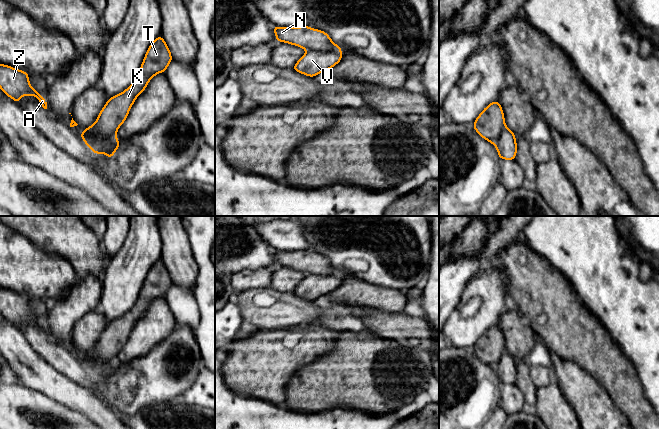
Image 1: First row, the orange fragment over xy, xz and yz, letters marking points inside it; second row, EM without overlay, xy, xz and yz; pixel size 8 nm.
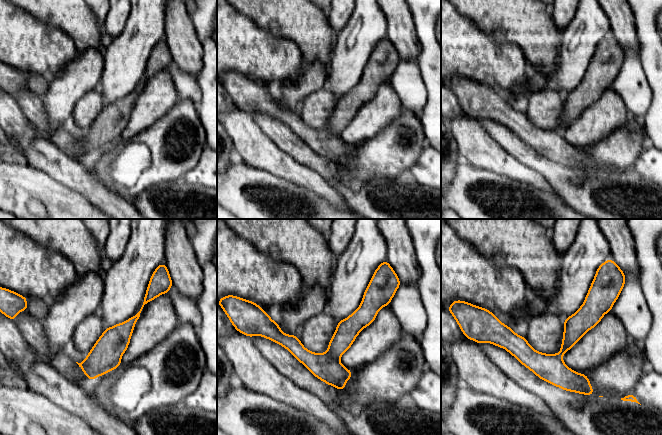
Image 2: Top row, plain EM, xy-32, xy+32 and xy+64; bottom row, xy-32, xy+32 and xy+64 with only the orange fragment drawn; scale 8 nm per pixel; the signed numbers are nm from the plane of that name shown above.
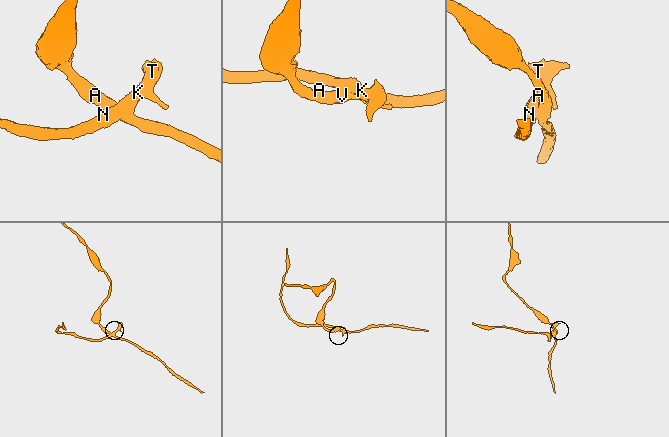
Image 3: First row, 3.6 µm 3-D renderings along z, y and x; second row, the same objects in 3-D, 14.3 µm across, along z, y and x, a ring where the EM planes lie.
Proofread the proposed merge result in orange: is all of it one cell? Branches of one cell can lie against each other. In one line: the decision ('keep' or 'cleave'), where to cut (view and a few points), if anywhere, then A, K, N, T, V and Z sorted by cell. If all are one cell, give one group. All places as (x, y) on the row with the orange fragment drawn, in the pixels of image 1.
cleave; cut in xz along (340, 49), (332, 51), (307, 51); A V Z / K N T

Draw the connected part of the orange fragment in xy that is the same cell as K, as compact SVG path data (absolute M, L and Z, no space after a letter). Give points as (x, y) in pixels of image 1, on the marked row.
M158 36L149 46L135 81L122 93L108 99L94 124L88 127L89 132L101 140L115 138L136 98L156 74L166 71L172 60L165 40Z

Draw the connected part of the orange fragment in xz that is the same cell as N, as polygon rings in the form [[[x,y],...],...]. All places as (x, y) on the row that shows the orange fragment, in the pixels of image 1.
[[[309,26],[300,27],[273,27],[278,42],[289,43],[305,50],[313,51],[338,51],[341,50],[330,36],[323,30],[317,30]]]

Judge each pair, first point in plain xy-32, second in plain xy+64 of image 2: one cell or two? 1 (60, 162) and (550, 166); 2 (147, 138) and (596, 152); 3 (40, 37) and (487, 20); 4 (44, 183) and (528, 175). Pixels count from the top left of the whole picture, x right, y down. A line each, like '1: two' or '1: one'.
1: two
2: one
3: two
4: two

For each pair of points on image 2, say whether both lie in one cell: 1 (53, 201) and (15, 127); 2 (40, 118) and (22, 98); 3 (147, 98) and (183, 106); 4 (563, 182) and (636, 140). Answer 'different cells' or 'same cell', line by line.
1: different cells
2: same cell
3: different cells
4: different cells

